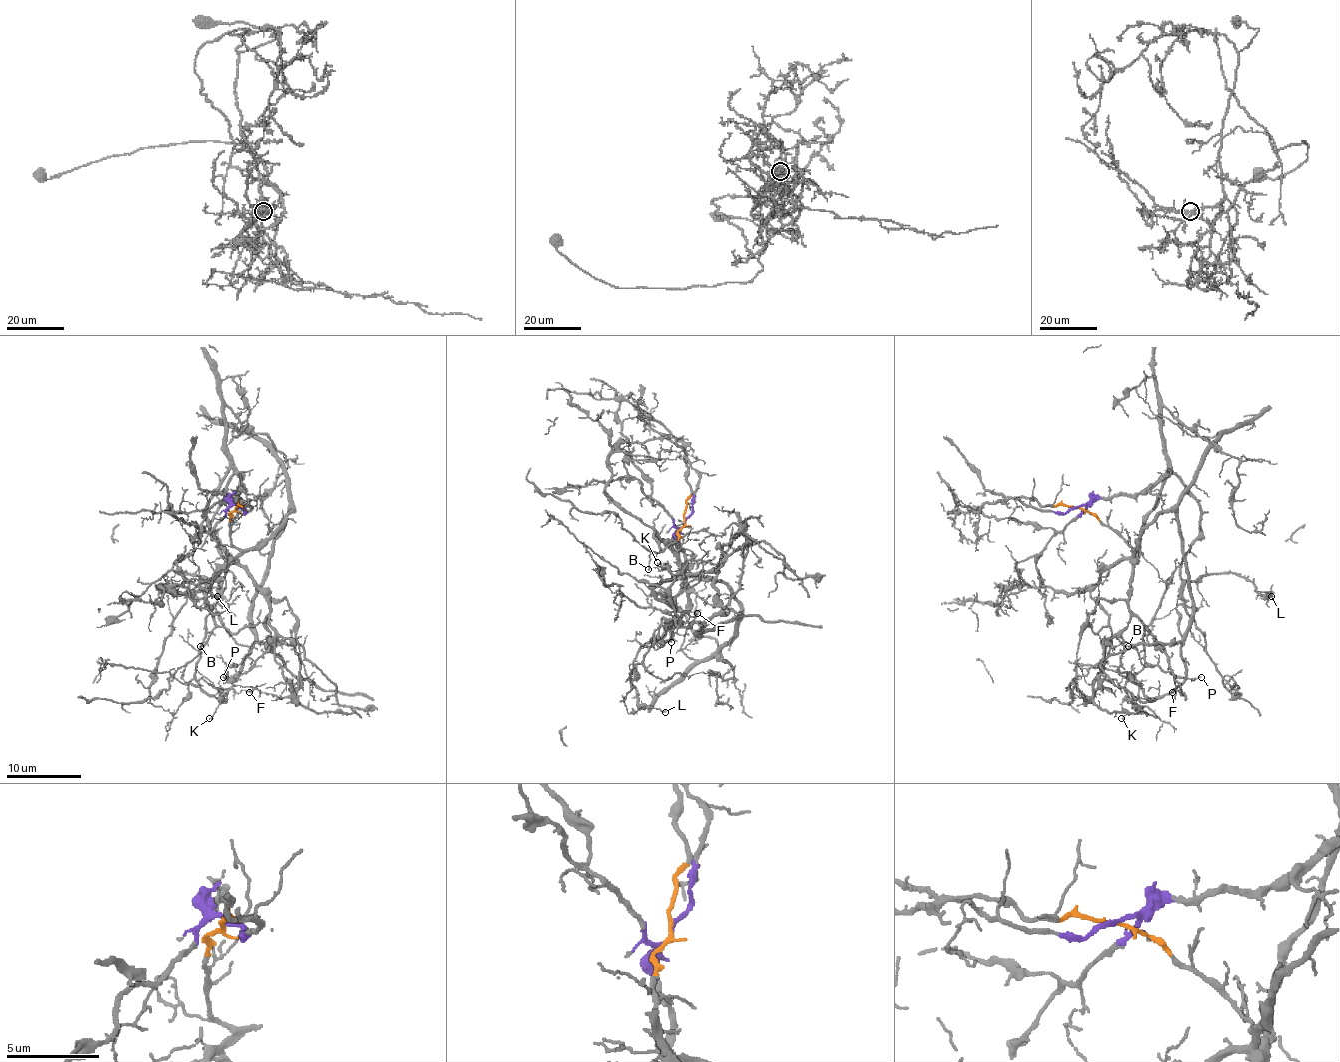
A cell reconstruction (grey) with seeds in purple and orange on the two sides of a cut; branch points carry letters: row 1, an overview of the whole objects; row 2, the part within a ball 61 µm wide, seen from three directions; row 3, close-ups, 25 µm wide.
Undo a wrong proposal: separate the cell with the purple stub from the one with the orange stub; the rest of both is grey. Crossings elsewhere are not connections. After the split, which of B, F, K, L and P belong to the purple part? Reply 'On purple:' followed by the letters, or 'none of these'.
On purple: L

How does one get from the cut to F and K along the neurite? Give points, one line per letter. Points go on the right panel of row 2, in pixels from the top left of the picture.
F: (1078, 508), (1134, 549), (1162, 512), (1174, 512), (1192, 611), (1181, 655), (1185, 673), (1172, 692)
K: (1078, 508), (1134, 549), (1162, 512), (1177, 517), (1192, 598), (1185, 679), (1160, 696), (1125, 700), (1121, 718)

